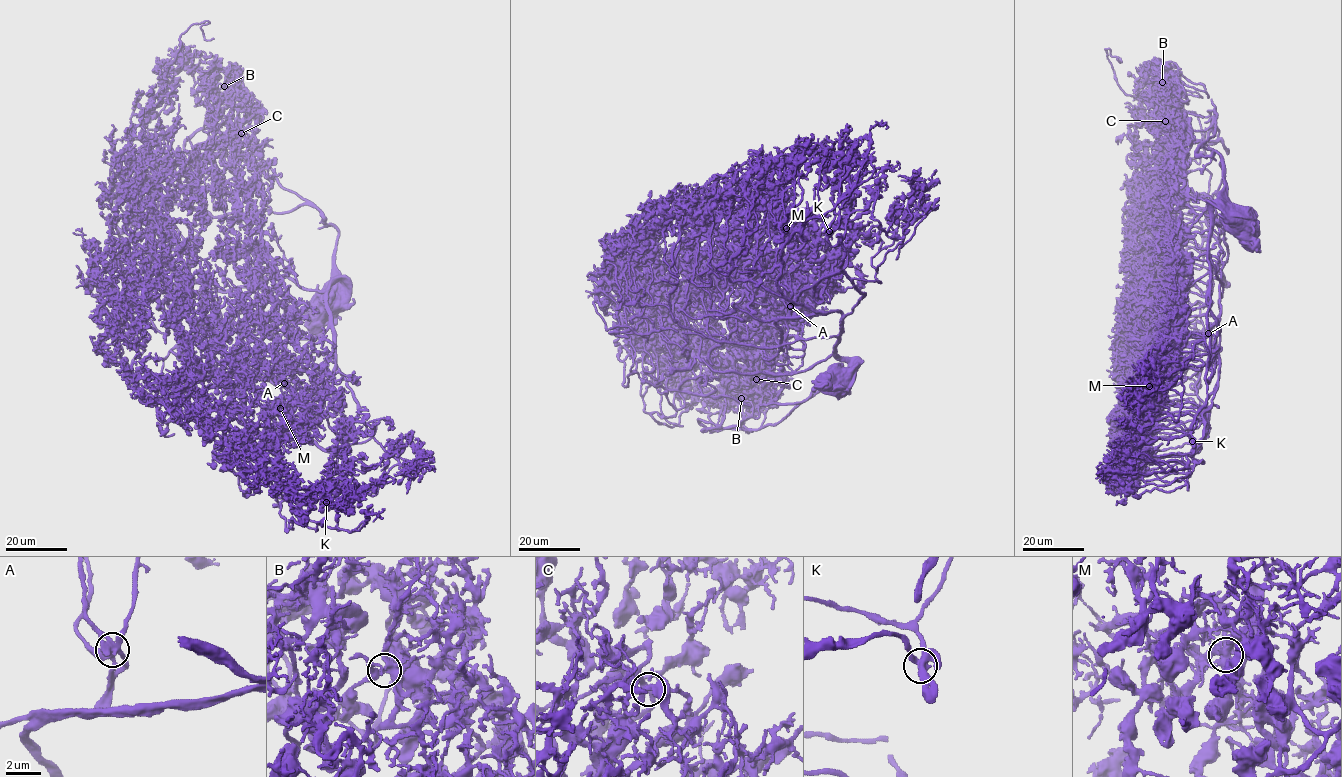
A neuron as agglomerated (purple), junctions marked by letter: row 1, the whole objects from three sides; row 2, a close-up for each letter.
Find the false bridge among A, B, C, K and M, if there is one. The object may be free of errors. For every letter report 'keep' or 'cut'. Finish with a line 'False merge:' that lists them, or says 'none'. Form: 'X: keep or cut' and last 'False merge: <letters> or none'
A: keep
B: keep
C: keep
K: keep
M: keep
False merge: none

